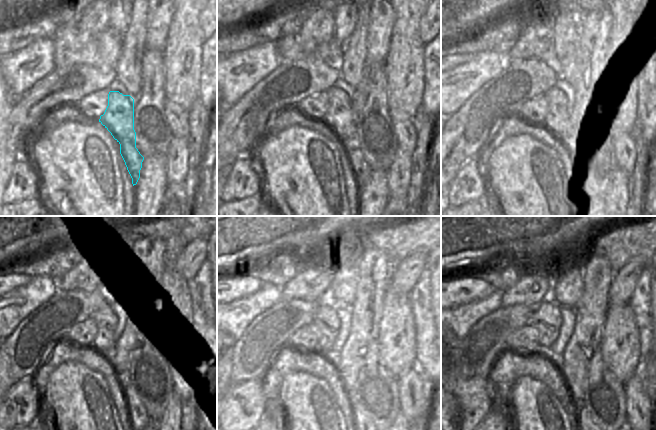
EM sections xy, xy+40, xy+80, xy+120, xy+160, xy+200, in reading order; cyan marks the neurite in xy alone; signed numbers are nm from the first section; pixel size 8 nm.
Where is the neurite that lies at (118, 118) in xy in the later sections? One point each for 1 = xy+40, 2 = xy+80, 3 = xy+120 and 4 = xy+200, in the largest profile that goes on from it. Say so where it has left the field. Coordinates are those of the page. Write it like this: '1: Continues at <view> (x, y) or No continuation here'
1: Continues at xy+40 (340, 120)
2: Continues at xy+80 (557, 120)
3: Continues at xy+120 (107, 324)
4: Continues at xy+200 (546, 319)

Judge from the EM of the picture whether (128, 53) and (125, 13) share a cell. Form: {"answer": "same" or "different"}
{"answer": "different"}

